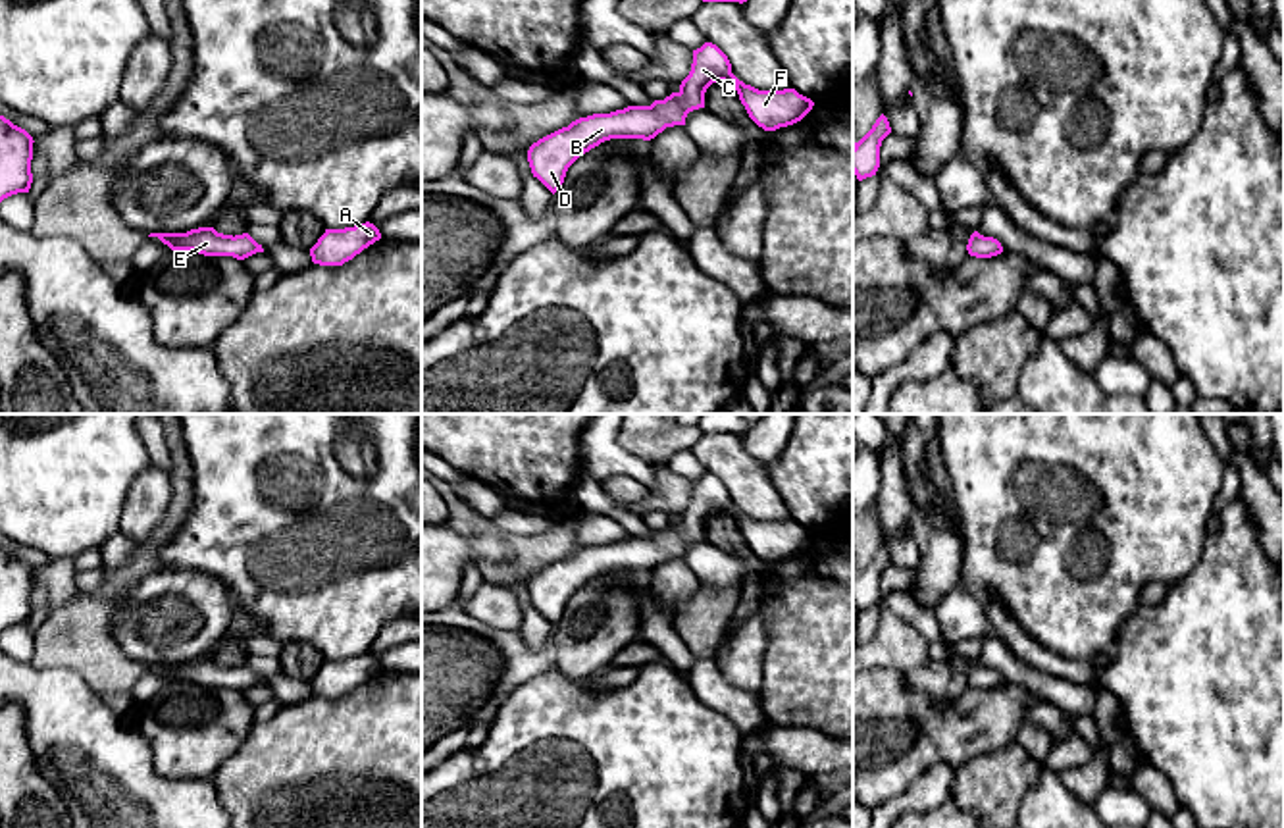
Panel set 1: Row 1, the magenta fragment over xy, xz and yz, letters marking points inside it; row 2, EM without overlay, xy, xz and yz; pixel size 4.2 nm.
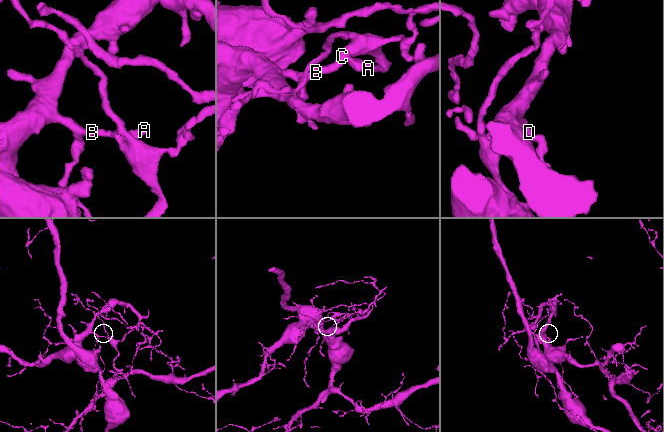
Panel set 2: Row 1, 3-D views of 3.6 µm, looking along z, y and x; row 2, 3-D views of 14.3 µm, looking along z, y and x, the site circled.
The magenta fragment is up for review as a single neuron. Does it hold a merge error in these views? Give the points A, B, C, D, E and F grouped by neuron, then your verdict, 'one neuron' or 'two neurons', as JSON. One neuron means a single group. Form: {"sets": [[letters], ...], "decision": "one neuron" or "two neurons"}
{"sets": [["A", "B", "C", "D", "E", "F"]], "decision": "one neuron"}

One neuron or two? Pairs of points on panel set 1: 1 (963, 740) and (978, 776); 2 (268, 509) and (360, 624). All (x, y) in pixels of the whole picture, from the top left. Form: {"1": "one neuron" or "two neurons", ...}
{"1": "two neurons", "2": "one neuron"}

